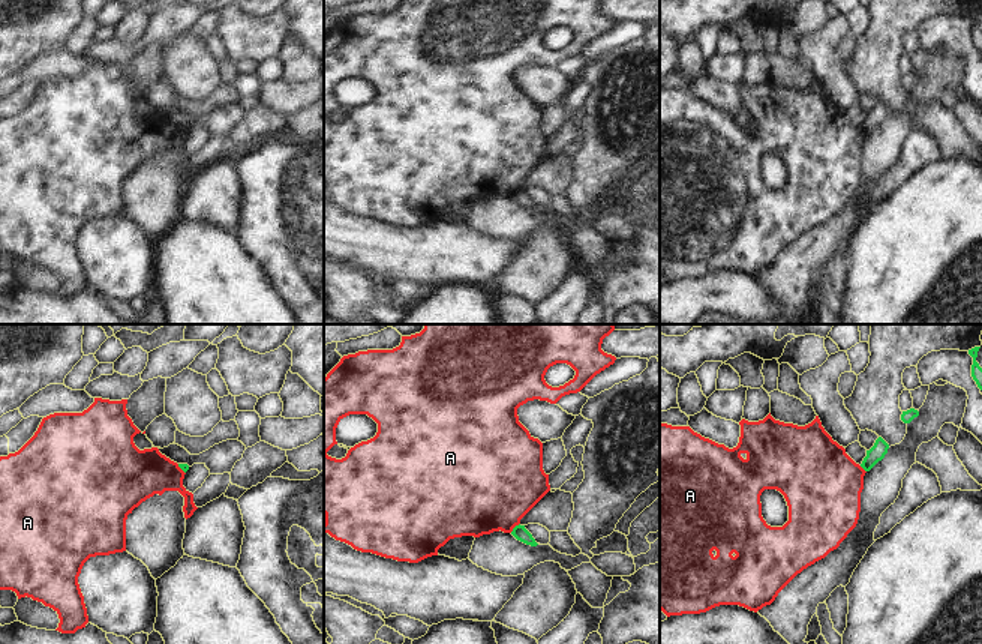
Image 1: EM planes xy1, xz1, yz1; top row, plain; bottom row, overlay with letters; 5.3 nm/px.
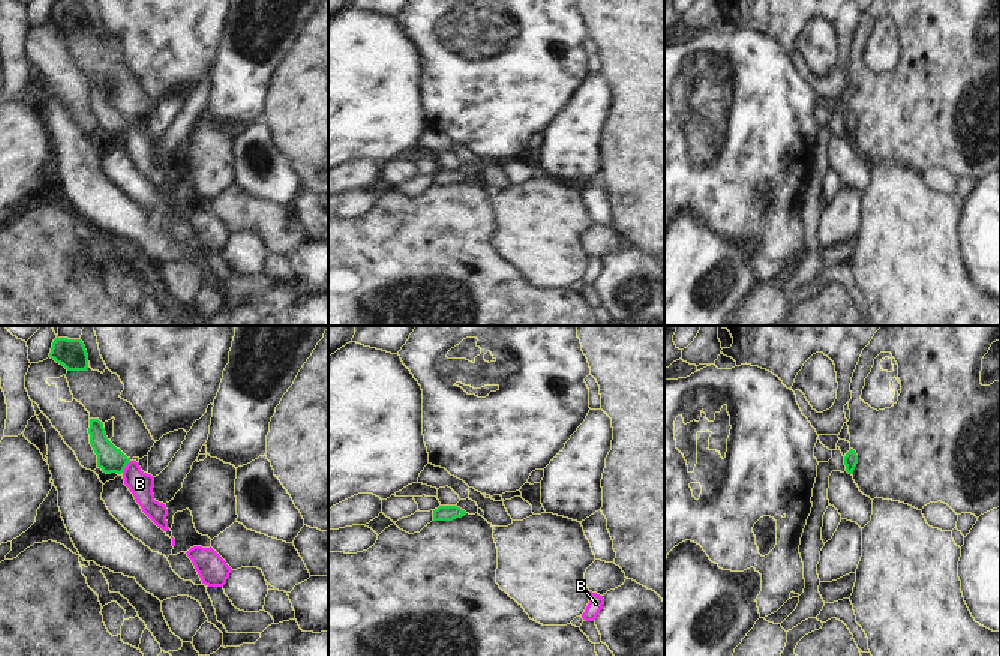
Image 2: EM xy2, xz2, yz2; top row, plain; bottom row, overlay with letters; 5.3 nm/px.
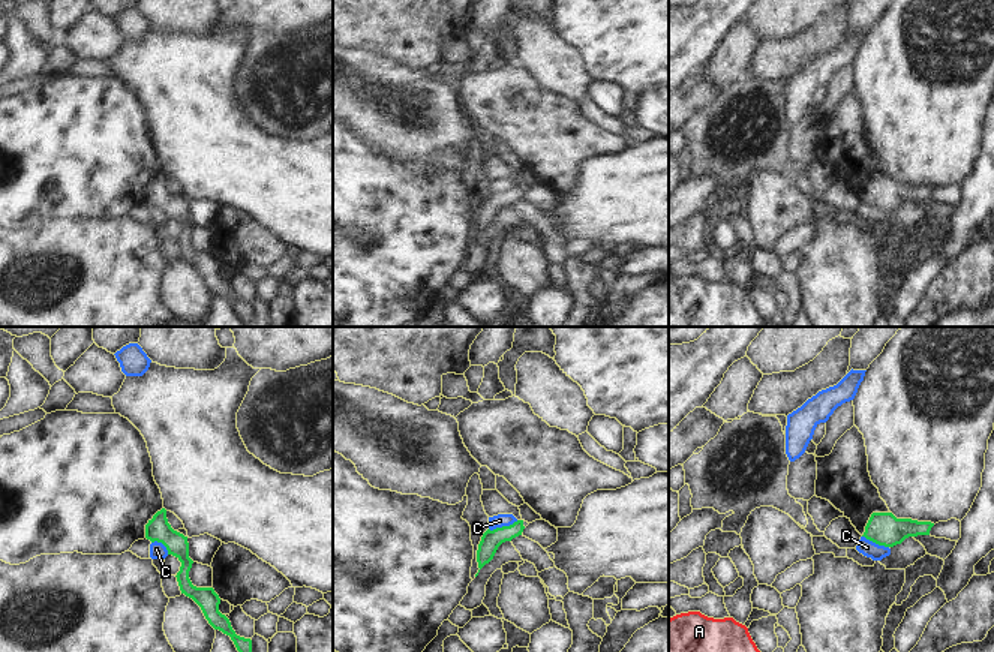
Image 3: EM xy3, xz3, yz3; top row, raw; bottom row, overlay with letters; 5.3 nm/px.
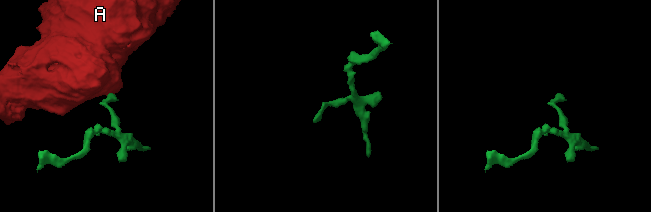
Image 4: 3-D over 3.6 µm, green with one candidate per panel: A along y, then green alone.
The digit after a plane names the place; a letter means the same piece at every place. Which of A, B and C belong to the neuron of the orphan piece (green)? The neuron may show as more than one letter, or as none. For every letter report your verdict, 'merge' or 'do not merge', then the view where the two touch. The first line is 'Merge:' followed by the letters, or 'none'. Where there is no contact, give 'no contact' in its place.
Merge: B
A: do not merge | xz1
B: merge | xy2
C: do not merge | xz3

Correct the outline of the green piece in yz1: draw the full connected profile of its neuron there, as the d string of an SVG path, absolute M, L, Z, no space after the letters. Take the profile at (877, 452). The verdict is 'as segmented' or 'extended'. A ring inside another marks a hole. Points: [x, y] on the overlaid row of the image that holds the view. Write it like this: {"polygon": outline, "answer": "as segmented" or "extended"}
{"polygon": "M879 437L874 446L870 450L867 450L867 456L864 458L861 467L865 471L870 471L879 461L885 458L888 449L889 444L882 437Z", "answer": "as segmented"}

